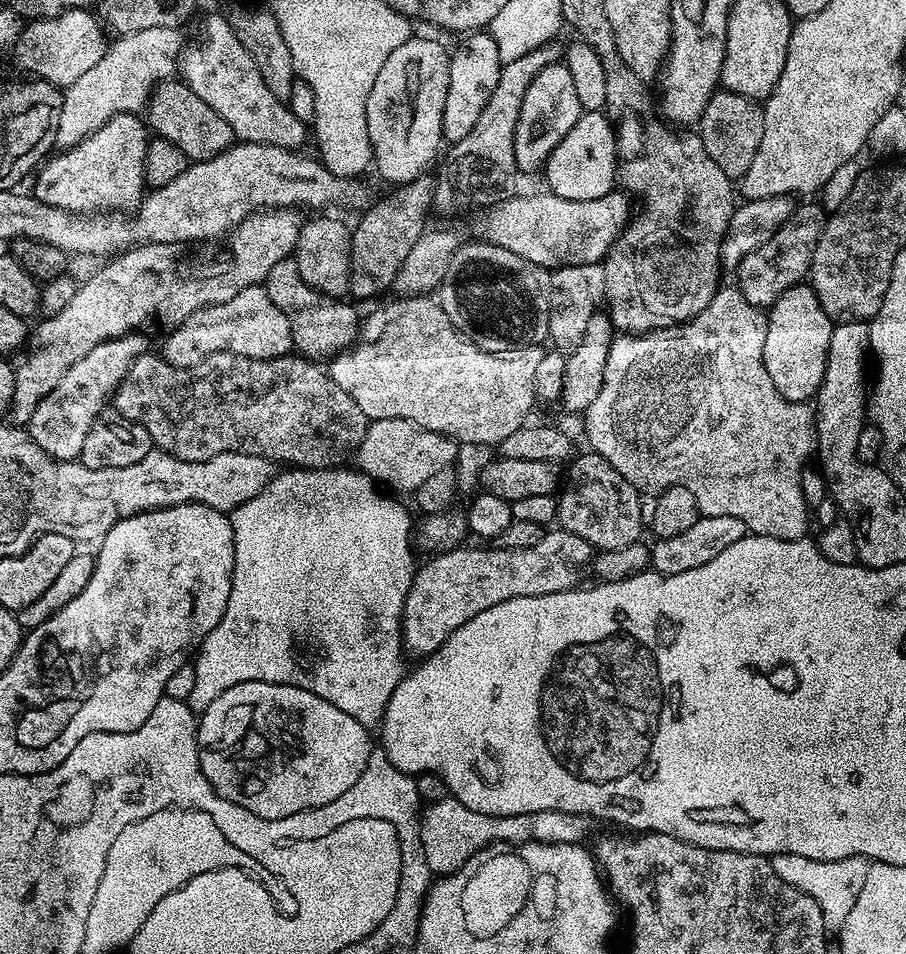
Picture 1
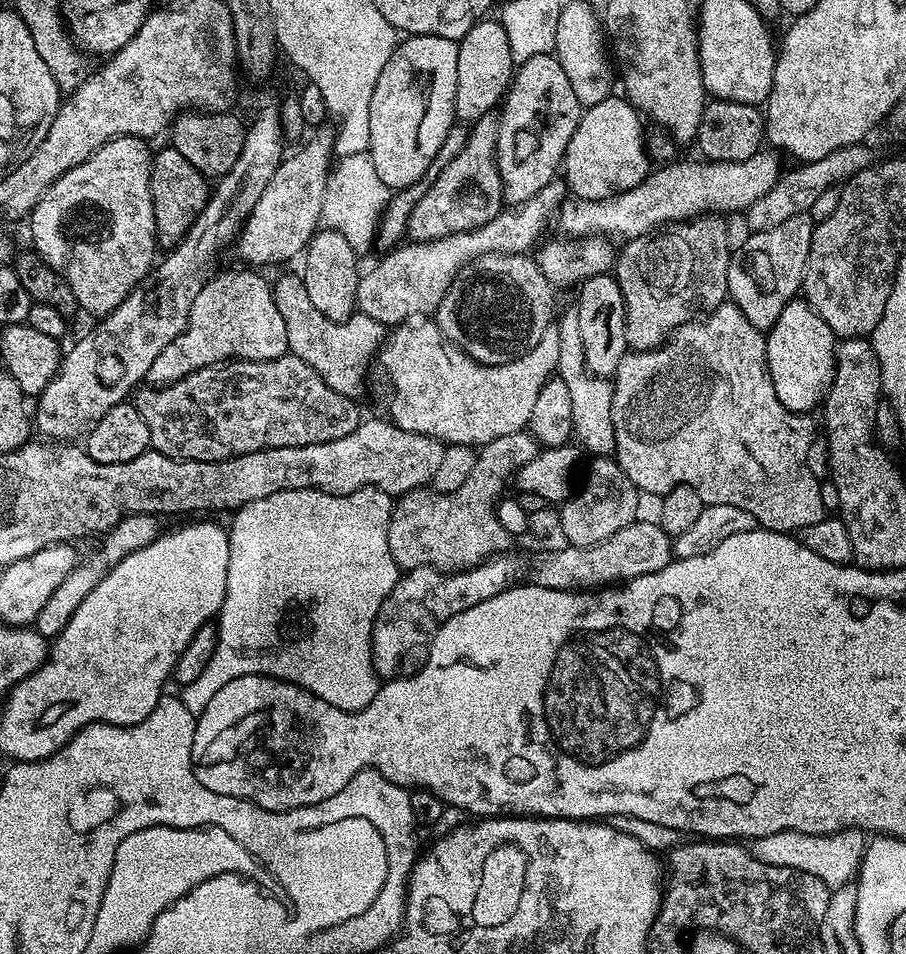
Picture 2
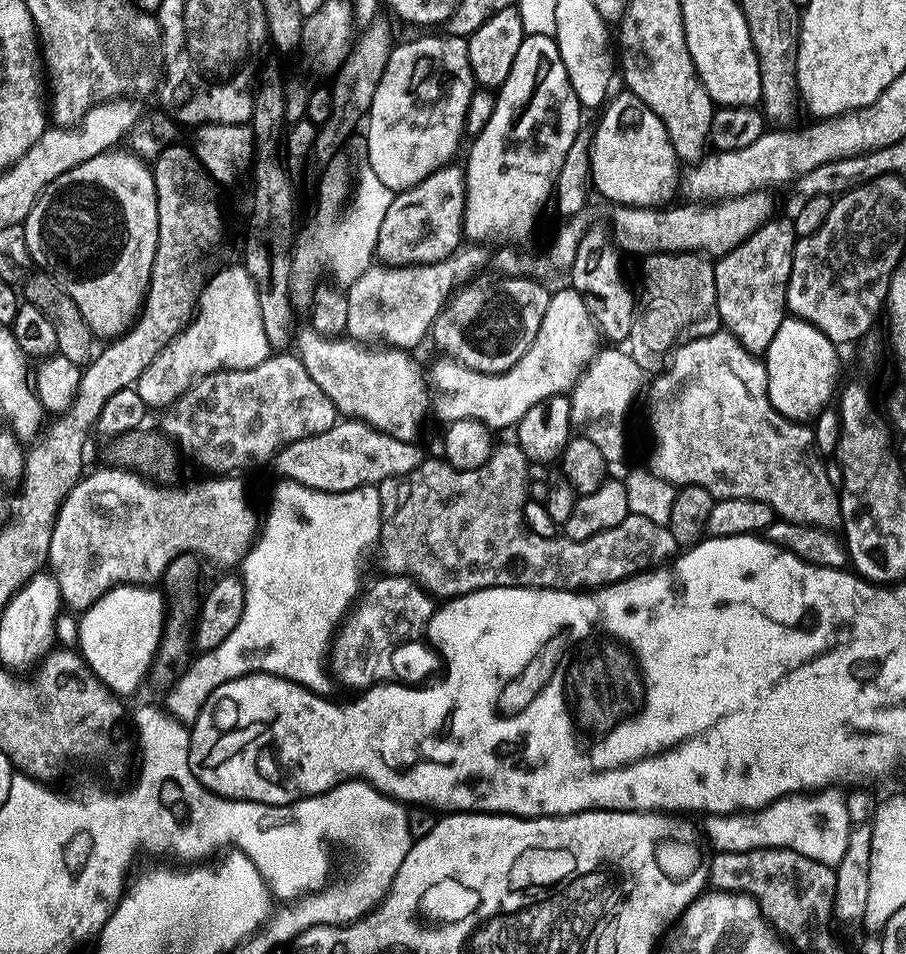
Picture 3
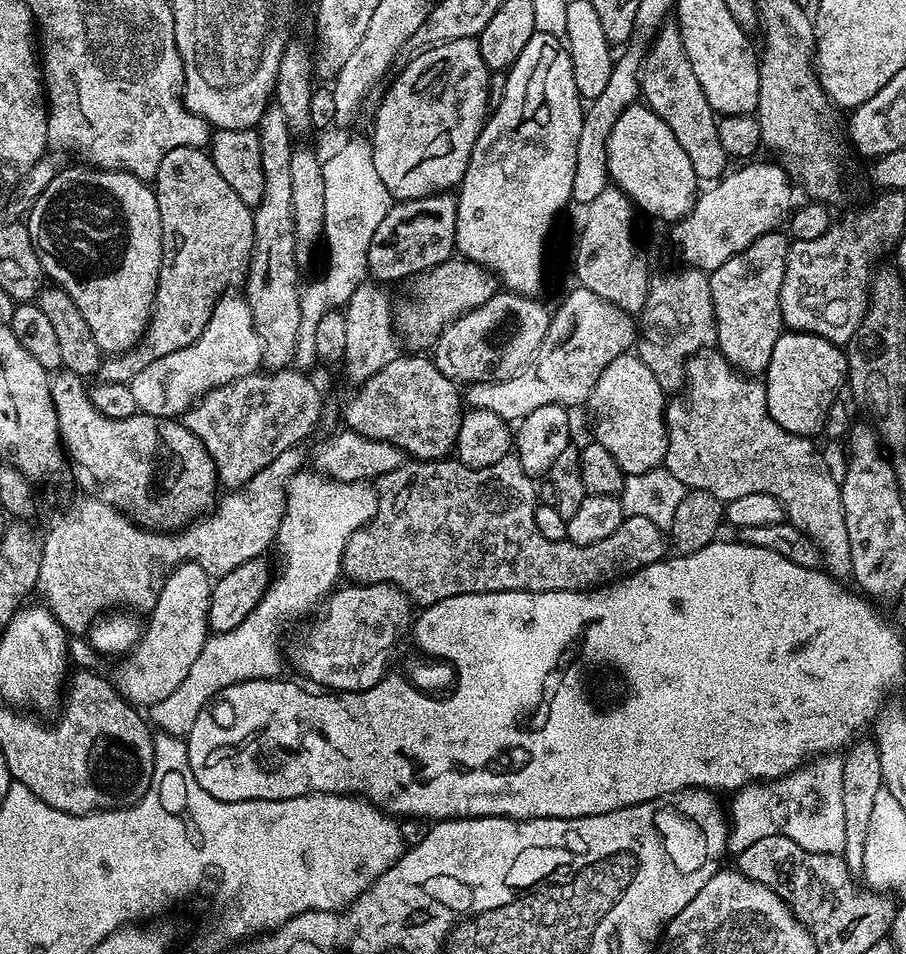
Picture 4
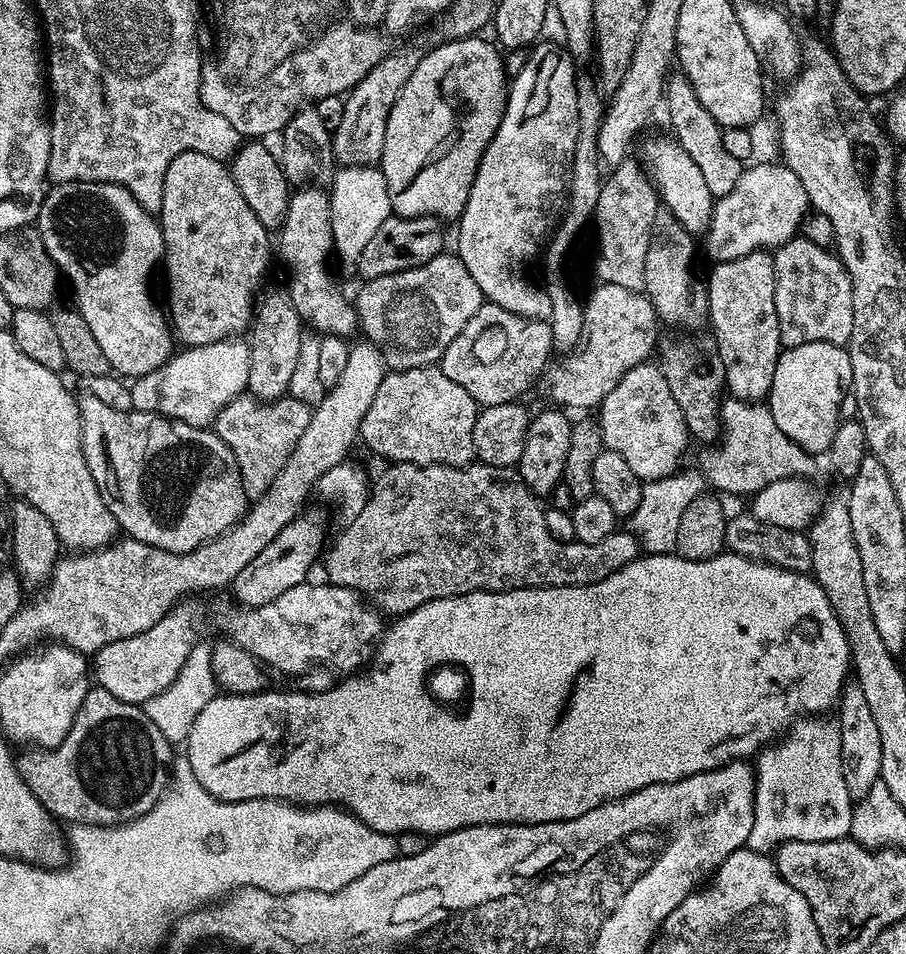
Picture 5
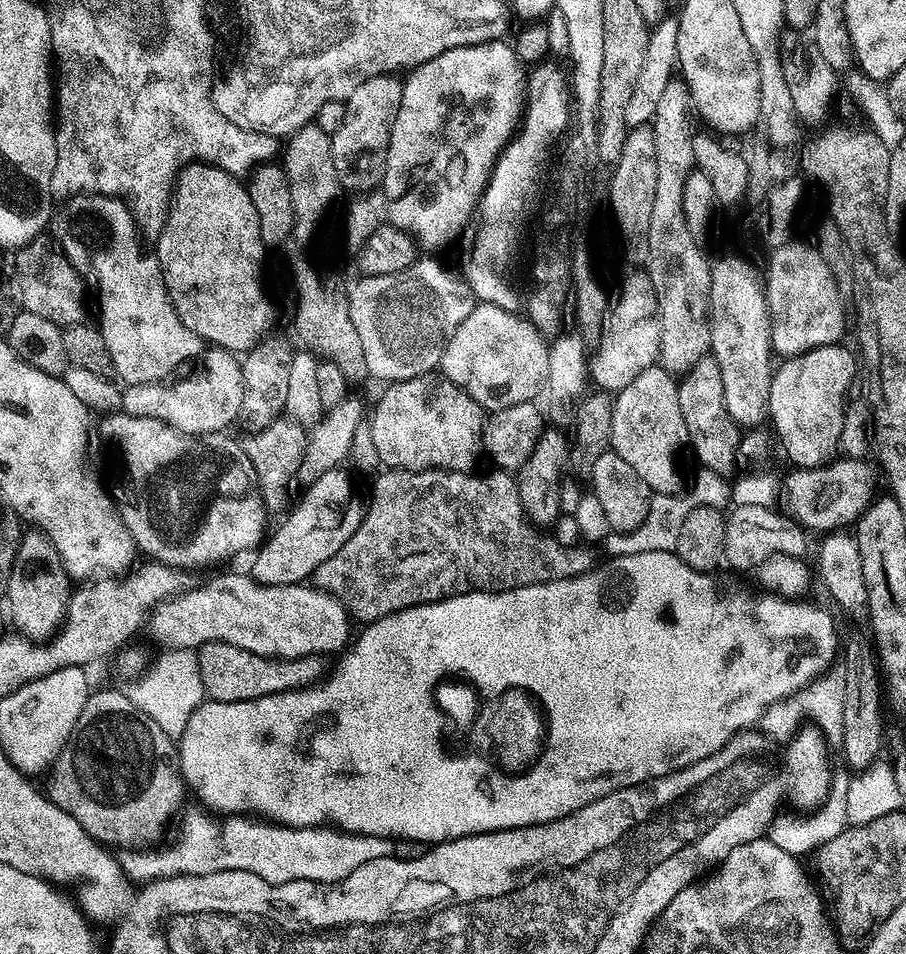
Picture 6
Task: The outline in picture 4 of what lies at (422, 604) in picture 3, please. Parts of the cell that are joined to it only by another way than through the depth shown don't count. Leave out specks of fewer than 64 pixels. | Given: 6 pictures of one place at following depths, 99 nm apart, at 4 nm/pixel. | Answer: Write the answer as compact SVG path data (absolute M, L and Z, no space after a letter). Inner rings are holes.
M357 584L337 587L323 601L324 613L308 632L308 641L296 652L296 664L316 684L342 692L365 692L385 679L384 667L396 639L414 620L408 595L392 584Z

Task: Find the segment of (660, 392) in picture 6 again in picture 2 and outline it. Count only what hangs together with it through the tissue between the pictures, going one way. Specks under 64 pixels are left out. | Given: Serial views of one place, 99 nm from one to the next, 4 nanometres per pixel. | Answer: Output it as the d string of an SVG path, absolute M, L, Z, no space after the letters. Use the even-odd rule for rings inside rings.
M568 306L568 309L561 316L559 313L558 327L560 330L560 350L558 352L558 366L556 370L559 379L564 380L567 388L570 390L570 403L574 409L574 426L572 431L575 439L582 445L583 451L585 453L592 452L588 454L591 454L593 457L612 456L616 450L614 418L612 417L613 381L608 378L597 378L589 372L584 361L582 334L578 330L578 314L575 307Z

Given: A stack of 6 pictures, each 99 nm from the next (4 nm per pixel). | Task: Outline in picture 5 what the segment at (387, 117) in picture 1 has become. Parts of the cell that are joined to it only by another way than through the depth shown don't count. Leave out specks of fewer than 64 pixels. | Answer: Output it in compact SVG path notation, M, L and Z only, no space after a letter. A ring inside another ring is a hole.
M453 38L425 51L414 74L410 74L410 82L402 86L390 110L378 168L384 173L391 211L395 215L459 221L466 198L470 198L470 186L482 154L502 122L510 87L510 76L504 73L504 60L500 57L501 49L495 43L487 44L480 39L484 38Z

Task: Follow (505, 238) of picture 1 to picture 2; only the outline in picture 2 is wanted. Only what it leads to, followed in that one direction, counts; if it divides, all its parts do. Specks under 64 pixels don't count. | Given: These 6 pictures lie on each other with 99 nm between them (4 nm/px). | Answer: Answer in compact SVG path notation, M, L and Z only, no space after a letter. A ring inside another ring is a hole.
M761 150L742 162L701 162L699 159L678 164L670 162L660 166L657 172L656 169L649 171L645 180L632 190L608 200L565 199L558 213L558 225L568 238L617 236L620 242L627 242L681 220L695 220L697 216L709 214L743 213L779 182L782 167L775 155L779 156L775 151Z

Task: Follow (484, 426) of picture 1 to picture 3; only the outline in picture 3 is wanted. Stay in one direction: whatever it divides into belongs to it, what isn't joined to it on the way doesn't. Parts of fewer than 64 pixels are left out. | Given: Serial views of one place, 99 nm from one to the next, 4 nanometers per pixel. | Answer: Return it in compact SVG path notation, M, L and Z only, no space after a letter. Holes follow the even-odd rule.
M564 286L553 291L548 297L548 309L546 318L542 318L542 326L538 330L538 338L518 358L514 366L505 372L479 372L459 364L451 358L440 358L432 369L426 372L426 384L430 389L430 408L443 422L454 420L473 420L484 425L489 430L496 428L508 428L521 420L530 410L530 406L538 406L551 396L562 396L571 393L576 385L576 379L584 371L588 363L588 336L598 336L597 332L588 332L584 328L584 316L572 316L572 332L564 332L564 312L568 312L568 304L580 304L572 296L575 288ZM580 320L580 324L576 324ZM580 328L580 332L576 332ZM572 336L572 340L568 340ZM580 336L580 340L576 340Z

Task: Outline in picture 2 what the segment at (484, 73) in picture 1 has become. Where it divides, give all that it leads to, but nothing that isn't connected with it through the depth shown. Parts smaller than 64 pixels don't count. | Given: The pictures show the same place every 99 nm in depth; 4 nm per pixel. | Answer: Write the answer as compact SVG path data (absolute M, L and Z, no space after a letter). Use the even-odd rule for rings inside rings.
M481 18L461 40L458 50L458 94L456 95L457 121L471 126L483 118L487 112L493 111L503 101L514 75L514 61L510 50L510 38L506 36L504 25L499 19Z

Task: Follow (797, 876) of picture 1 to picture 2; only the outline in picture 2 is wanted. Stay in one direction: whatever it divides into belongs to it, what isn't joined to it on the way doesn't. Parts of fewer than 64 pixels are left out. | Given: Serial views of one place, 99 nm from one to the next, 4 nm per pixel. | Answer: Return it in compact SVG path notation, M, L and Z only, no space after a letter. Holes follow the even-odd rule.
M847 828L845 832L831 832L829 836L811 836L805 832L779 832L763 836L757 840L751 841L750 851L754 858L766 862L770 866L786 866L806 874L814 874L814 878L822 878L831 889L840 888L844 885L851 885L855 881L860 863L864 857L866 847L865 833L857 828Z

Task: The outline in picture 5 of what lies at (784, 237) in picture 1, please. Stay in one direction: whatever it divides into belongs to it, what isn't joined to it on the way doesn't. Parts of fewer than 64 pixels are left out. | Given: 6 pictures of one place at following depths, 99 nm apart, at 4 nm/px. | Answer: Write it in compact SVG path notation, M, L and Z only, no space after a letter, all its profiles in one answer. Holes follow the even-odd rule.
M761 250L715 265L709 276L708 318L724 367L724 383L735 399L760 402L774 382L774 370L782 351L778 312L775 309L773 253Z

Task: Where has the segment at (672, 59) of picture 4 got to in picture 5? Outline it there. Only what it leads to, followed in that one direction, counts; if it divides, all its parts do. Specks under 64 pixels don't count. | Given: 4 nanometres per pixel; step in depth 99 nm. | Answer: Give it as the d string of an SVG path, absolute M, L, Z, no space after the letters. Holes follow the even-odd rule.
M683 74L669 75L664 85L663 99L666 101L666 108L668 104L668 120L672 123L671 135L699 167L710 194L715 198L730 194L730 190L738 186L742 162L724 148L720 123L713 118L710 110L706 110L706 106L702 106L702 102L698 102L694 86L688 81L688 77Z

